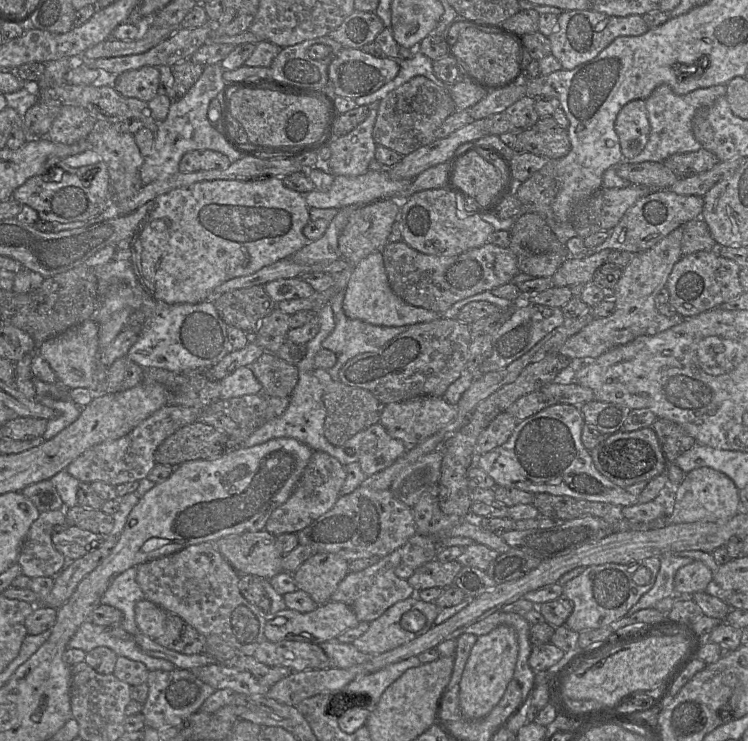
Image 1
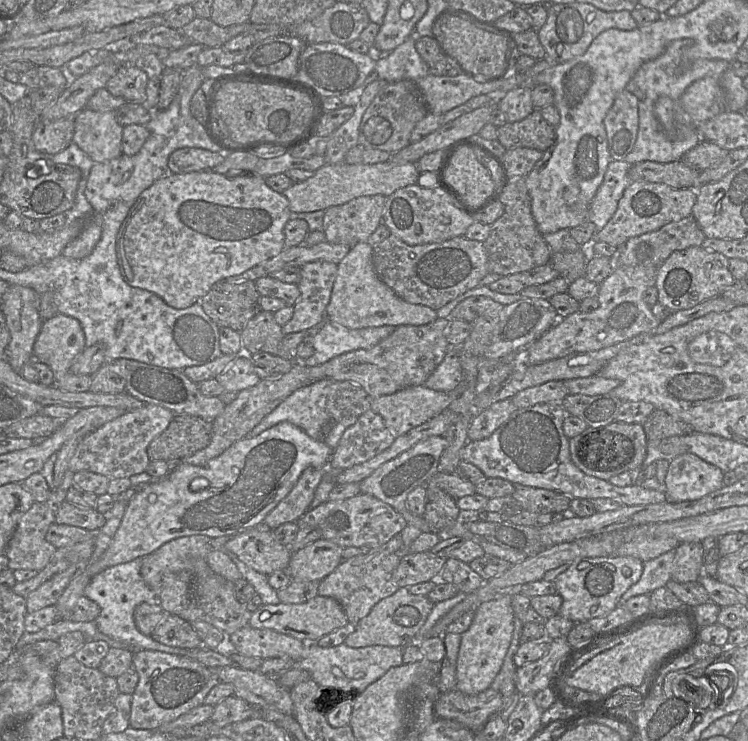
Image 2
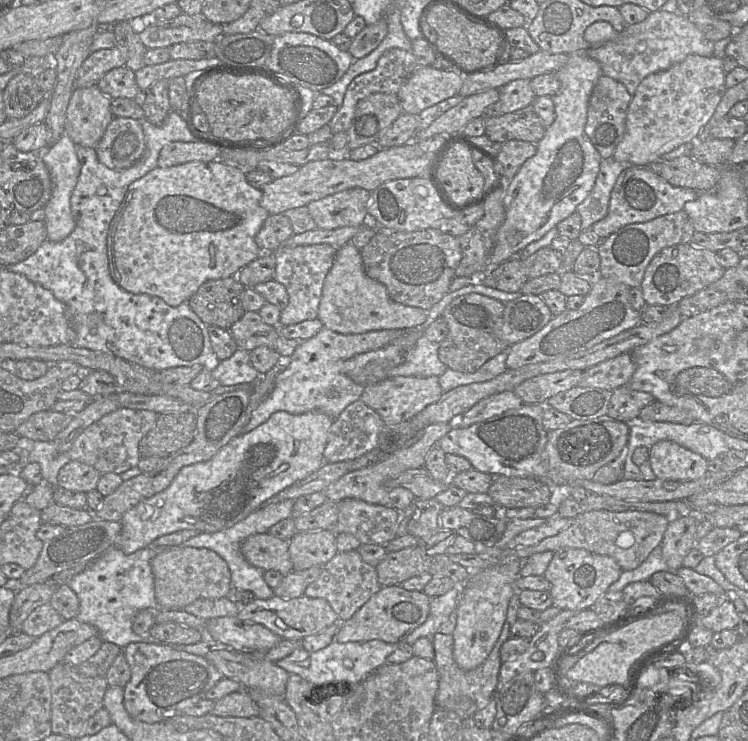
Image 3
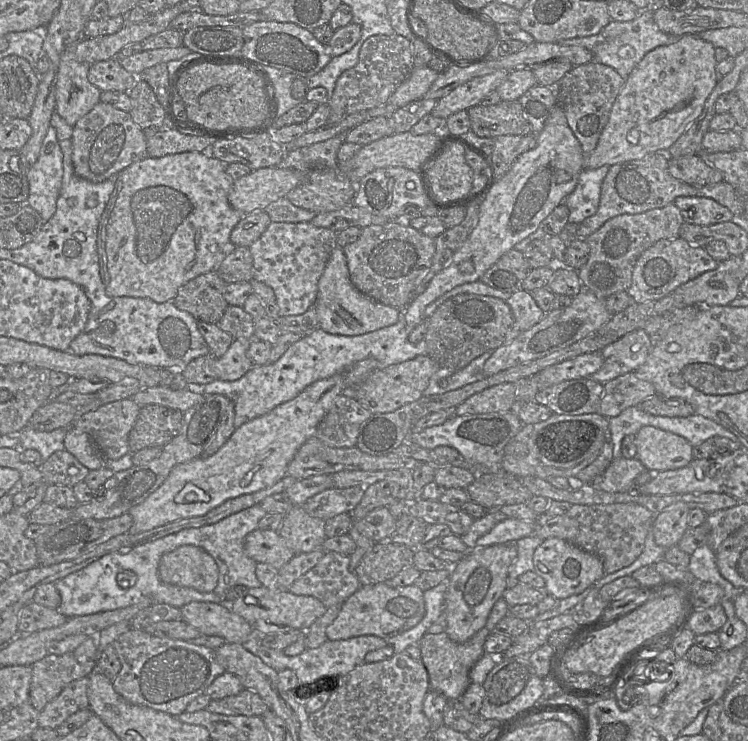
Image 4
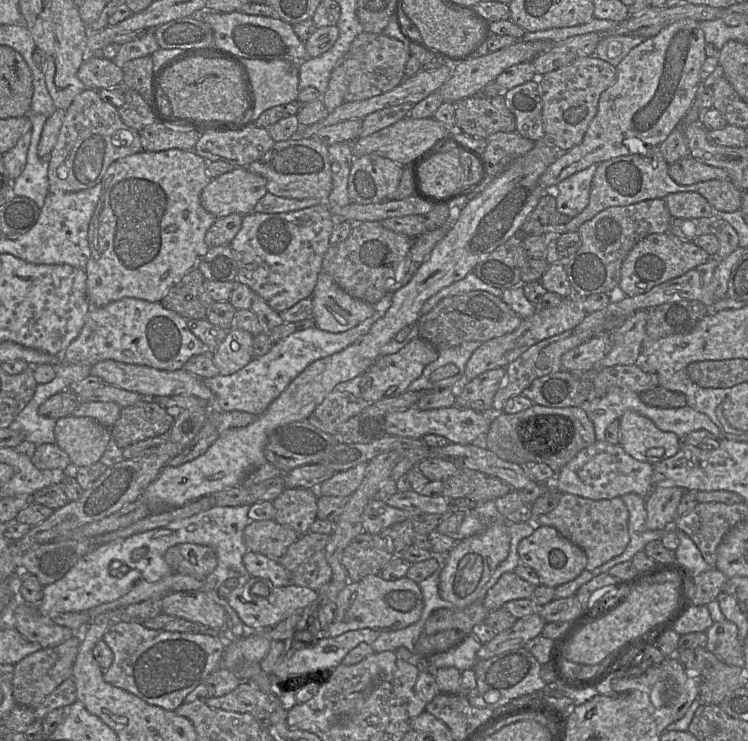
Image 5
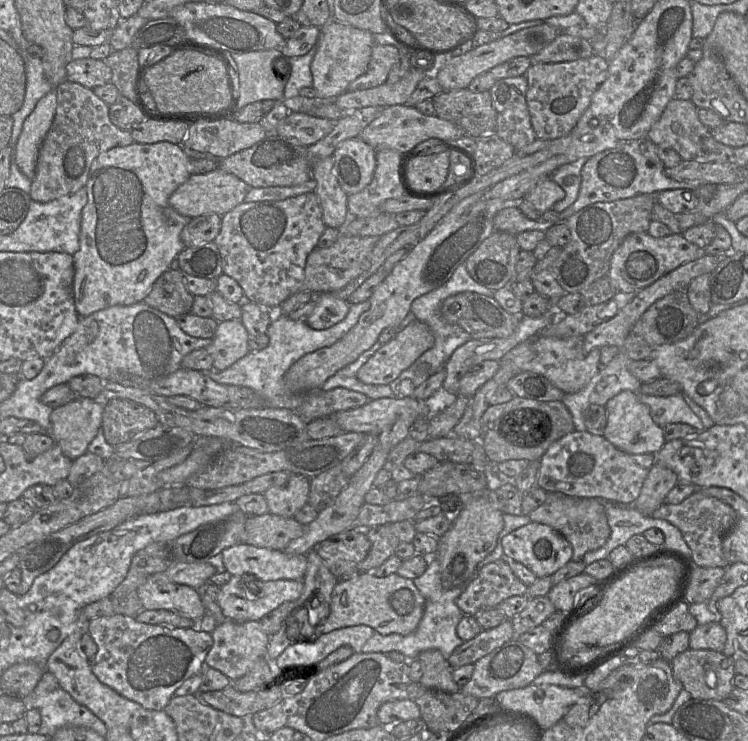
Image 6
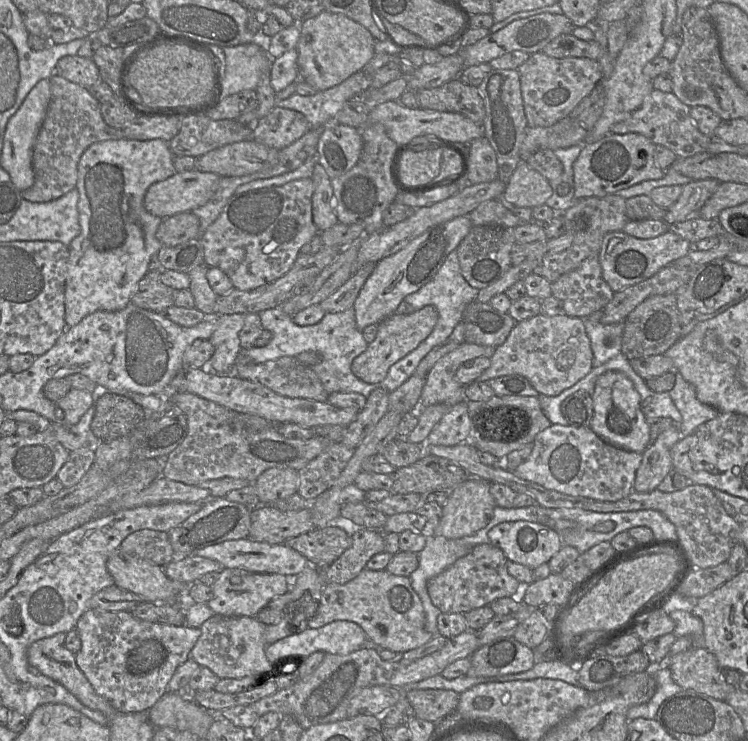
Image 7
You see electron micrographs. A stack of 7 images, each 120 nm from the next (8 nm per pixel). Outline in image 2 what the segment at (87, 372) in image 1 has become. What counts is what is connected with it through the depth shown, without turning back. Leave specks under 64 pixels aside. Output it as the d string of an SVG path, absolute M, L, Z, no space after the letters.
M58 313L43 321L34 344L33 355L51 368L57 388L66 392L87 392L90 391L91 375L74 374L70 371L73 360L85 348L85 334L80 322L75 318Z

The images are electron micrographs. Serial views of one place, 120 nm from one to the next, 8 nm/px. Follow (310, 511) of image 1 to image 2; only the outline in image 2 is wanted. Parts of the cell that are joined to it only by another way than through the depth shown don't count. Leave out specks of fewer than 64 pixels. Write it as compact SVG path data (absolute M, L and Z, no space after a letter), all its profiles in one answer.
M309 467L303 471L289 494L266 516L264 525L274 530L288 522L297 522L310 508L315 491L329 467Z

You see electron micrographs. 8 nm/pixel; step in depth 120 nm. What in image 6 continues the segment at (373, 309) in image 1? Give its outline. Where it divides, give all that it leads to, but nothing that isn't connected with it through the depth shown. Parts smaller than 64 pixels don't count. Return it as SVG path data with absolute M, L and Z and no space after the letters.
M330 293L315 294L316 304L306 320L306 324L315 330L324 330L342 321L348 314L350 304L347 300Z

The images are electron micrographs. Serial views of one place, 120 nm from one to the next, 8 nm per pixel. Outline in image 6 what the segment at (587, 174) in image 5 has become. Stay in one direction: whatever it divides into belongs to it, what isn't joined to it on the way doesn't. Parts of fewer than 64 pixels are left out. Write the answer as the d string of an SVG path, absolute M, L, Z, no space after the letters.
M580 158L565 164L550 177L565 192L564 199L553 205L552 209L557 213L563 212L576 201L581 185L581 171L586 160L587 158Z

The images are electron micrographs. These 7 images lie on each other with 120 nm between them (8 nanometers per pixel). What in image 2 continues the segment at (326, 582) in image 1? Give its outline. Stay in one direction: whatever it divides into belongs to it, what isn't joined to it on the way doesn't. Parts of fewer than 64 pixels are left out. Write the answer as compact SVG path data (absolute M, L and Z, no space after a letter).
M322 537L304 548L291 553L288 573L291 579L318 581L333 572L343 560L337 544Z

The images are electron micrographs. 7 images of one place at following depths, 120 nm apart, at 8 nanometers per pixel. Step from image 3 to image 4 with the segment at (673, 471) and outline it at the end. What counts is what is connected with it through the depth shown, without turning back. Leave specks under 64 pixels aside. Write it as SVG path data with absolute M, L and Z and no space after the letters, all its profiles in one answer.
M644 426L635 440L635 458L652 473L683 468L694 459L693 446L684 437L669 431Z

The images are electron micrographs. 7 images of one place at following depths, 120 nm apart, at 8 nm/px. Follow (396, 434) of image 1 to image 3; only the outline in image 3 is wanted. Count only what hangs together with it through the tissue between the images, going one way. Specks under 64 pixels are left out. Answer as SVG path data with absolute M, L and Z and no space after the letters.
M388 376L379 382L364 386L360 400L377 412L384 424L393 425L412 419L437 402L442 395L438 377Z

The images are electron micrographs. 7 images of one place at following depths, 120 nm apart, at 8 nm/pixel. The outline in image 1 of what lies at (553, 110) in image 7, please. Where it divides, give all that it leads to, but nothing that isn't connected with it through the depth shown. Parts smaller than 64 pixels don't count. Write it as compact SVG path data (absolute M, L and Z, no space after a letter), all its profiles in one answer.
M633 100L620 110L615 121L615 131L624 159L631 159L644 150L650 135L645 100Z

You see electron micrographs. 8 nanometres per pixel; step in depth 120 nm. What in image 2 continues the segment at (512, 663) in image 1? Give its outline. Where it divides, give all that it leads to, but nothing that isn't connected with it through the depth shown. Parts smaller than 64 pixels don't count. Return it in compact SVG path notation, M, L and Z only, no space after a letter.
M510 594L484 602L475 611L470 627L461 634L456 664L457 690L468 695L475 695L491 686L502 667L512 640L513 615Z

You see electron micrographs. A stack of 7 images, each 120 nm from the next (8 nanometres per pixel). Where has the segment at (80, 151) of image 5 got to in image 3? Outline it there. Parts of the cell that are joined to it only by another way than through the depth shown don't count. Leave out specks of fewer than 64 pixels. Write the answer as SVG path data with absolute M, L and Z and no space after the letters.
M114 117L95 147L100 163L110 169L126 169L141 159L146 138L141 121Z

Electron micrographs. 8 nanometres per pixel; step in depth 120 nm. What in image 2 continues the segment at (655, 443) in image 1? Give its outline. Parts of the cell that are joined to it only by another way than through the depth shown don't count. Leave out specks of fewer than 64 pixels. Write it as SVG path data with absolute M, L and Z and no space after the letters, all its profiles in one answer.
M613 422L599 428L588 427L582 434L570 439L573 463L585 474L609 480L623 472L641 469L647 454L648 439L640 424Z

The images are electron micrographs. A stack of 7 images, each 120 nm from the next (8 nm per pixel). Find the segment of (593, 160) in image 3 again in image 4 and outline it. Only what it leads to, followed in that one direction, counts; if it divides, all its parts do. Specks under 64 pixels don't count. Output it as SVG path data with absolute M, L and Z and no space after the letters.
M555 105L546 121L544 129L536 135L536 147L521 154L508 173L493 186L480 204L477 226L471 231L466 242L453 252L450 264L440 272L431 275L423 289L402 311L406 328L413 329L425 319L425 310L444 293L462 284L478 281L506 252L515 248L516 244L534 233L542 221L574 191L580 173L585 169L585 156L582 147L567 123L563 109Z

